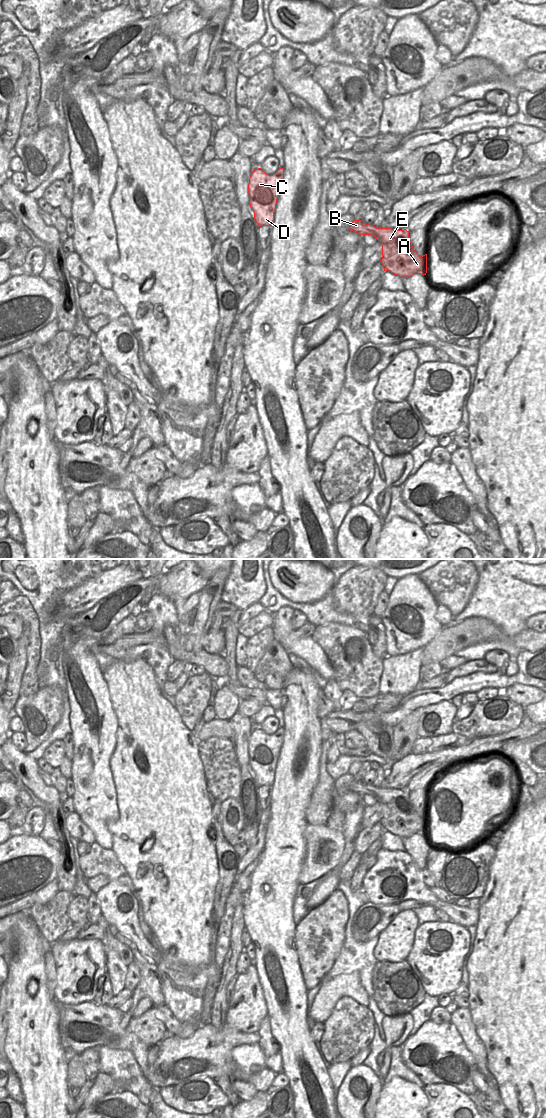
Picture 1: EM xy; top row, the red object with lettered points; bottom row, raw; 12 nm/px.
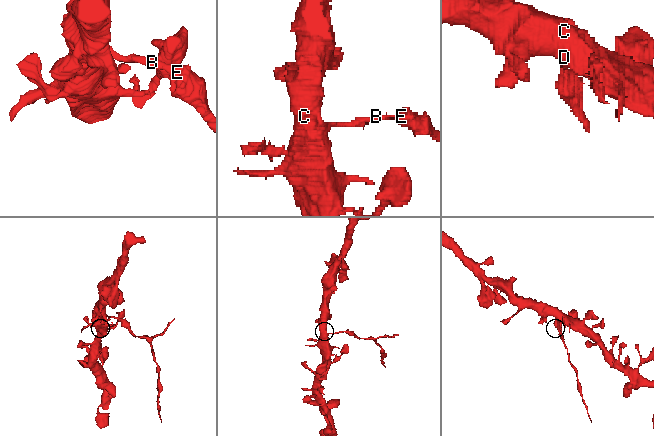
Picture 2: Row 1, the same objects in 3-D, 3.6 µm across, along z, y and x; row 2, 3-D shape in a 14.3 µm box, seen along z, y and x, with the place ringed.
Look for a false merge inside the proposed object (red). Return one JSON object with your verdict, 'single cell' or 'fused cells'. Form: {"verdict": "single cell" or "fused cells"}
{"verdict": "fused cells"}

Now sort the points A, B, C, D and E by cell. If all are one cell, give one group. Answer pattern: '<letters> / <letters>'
A E / B C D

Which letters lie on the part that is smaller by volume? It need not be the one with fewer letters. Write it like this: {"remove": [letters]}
{"remove": ["A", "E"]}

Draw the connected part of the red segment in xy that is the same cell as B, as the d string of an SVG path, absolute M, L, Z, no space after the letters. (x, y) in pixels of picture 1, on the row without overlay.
M354 780L349 786L349 791L356 792L359 795L373 795L376 789L375 786L366 784L362 780Z

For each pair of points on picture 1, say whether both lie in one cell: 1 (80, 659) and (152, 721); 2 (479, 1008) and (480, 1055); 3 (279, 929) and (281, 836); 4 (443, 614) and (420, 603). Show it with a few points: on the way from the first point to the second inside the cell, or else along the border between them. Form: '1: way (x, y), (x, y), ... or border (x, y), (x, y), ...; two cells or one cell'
1: border (101, 670), (111, 703); two cells
2: border (471, 1017), (488, 1061); two cells
3: way (279, 906), (279, 859); one cell
4: border (437, 605), (436, 619), (442, 625); two cells

